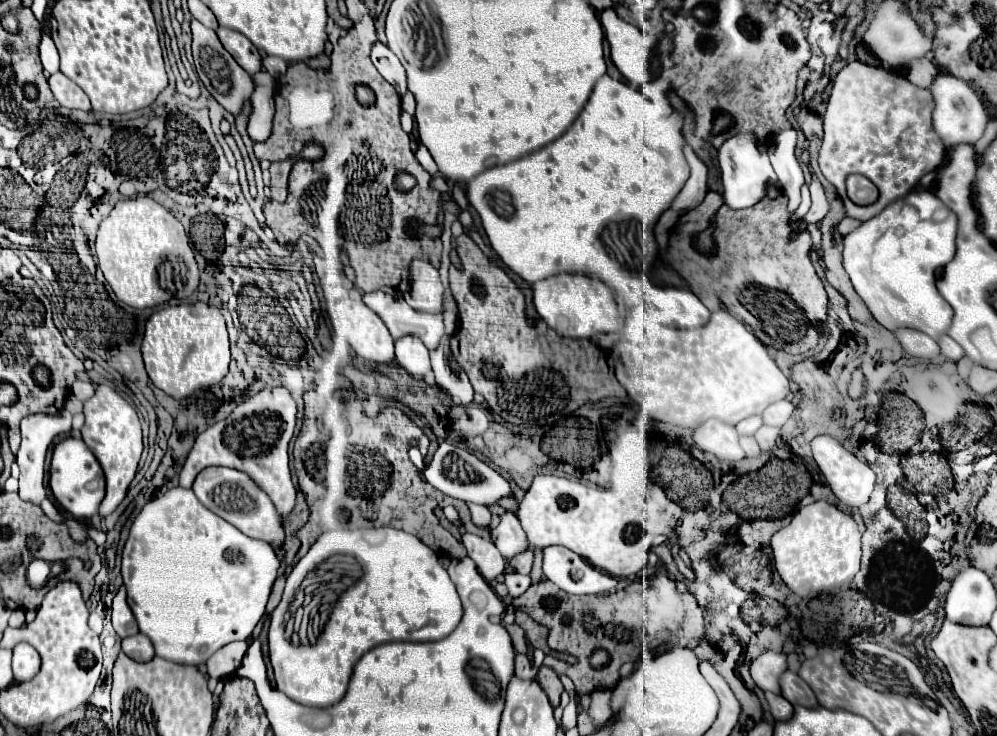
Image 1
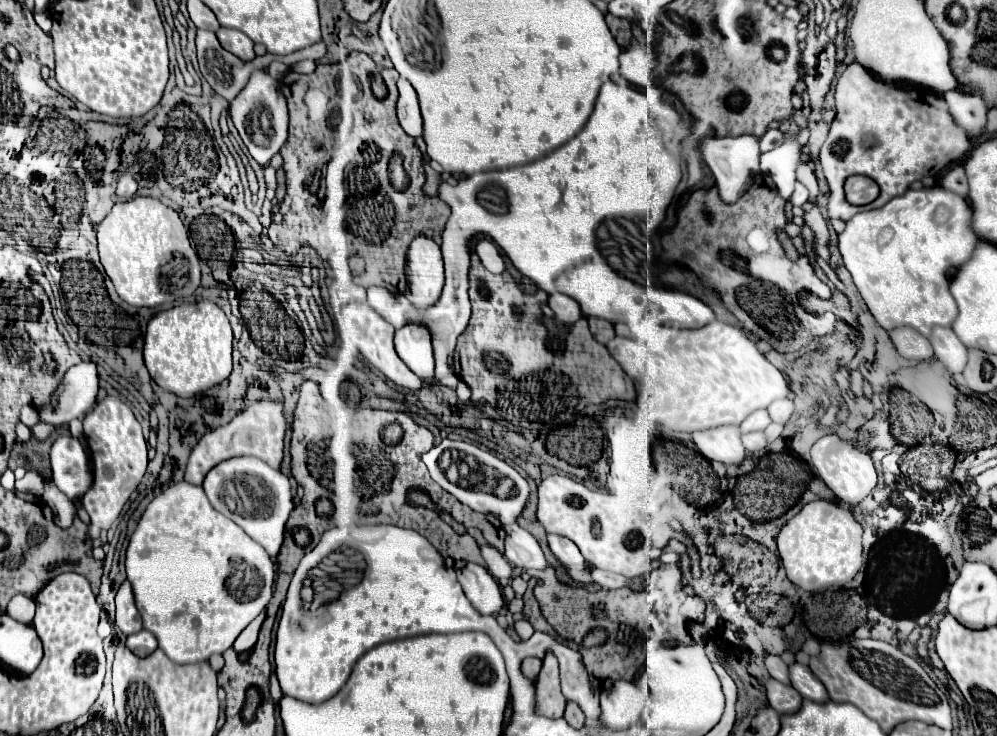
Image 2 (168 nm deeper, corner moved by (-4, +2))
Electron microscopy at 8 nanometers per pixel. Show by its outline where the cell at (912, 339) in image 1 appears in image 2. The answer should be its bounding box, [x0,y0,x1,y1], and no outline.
[890,328,934,360]

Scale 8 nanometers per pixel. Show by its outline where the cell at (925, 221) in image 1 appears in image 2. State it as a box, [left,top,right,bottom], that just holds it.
[838,186,978,334]

